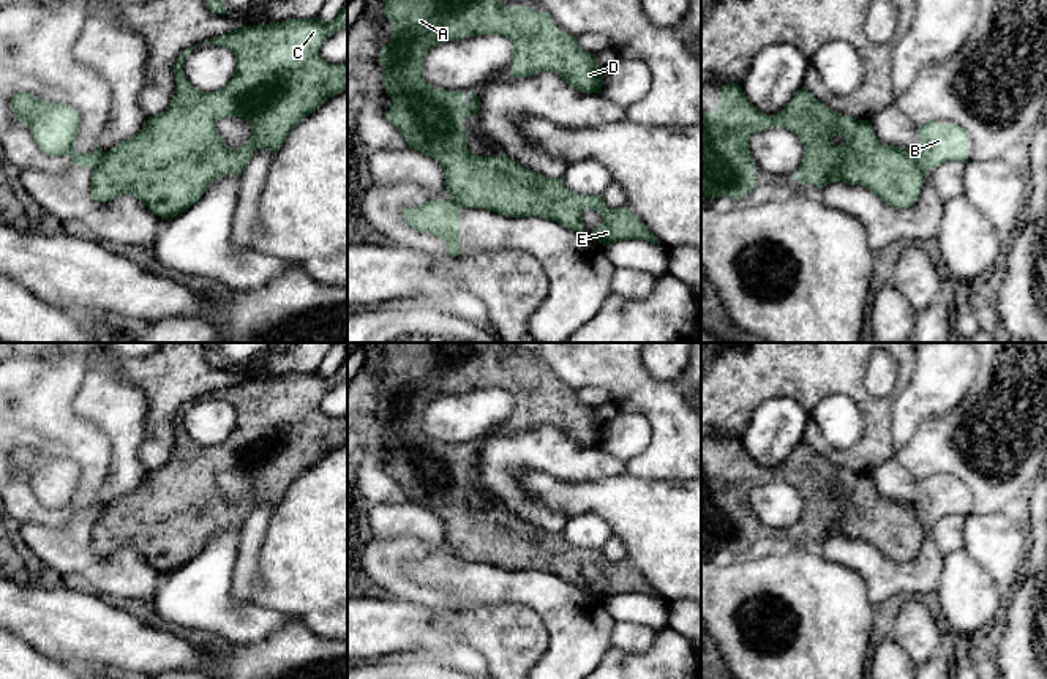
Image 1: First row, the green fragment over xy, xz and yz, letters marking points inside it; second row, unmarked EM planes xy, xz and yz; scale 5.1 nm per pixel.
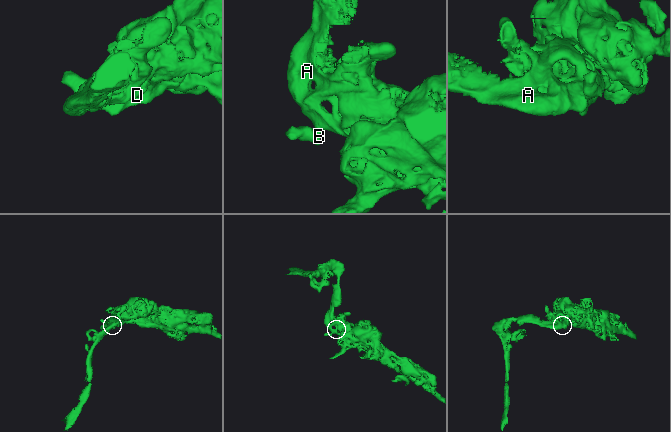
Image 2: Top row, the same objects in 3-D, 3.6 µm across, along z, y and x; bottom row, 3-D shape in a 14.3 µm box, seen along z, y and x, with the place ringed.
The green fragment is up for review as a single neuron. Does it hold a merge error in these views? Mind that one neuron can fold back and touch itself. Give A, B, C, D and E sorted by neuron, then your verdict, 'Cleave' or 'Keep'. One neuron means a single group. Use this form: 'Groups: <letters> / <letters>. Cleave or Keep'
Groups: A C D E / B. Cleave

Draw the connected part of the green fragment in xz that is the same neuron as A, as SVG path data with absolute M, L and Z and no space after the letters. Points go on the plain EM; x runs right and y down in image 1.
M388 343L385 347L384 370L392 376L393 385L390 396L382 401L377 414L382 425L382 439L392 452L390 463L385 466L388 475L404 490L407 499L441 516L445 526L445 543L450 554L469 561L485 562L510 572L539 570L556 575L567 583L586 584L581 568L586 564L597 564L603 570L603 576L591 587L603 598L622 594L647 594L660 597L660 594L647 583L647 580L629 562L619 561L611 564L602 548L586 550L570 545L562 532L550 532L535 527L505 507L501 512L483 512L471 505L467 501L467 485L463 482L463 471L477 471L480 452L472 444L471 455L464 455L464 444L447 445L426 436L423 422L425 412L437 396L460 395L466 390L477 388L502 388L513 396L513 412L510 417L513 431L529 431L539 425L557 426L570 441L584 447L600 447L603 441L605 423L595 415L595 407L583 404L576 390L559 384L548 366L535 366L531 360L502 360L501 355L513 343Z

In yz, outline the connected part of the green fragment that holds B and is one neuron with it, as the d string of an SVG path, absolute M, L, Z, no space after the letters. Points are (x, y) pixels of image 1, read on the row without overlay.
M929 474L918 483L921 502L914 507L922 527L948 516L968 516L968 486L957 477L943 478Z

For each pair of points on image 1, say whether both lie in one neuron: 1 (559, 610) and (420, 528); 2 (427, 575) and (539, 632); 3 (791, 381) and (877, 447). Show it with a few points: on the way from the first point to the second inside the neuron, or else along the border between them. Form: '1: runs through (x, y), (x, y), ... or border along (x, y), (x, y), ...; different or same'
1: runs through (521, 607), (490, 607), (447, 566); same
2: runs through (455, 591), (471, 602), (510, 618); same
3: runs through (821, 381), (844, 381), (877, 417); same

